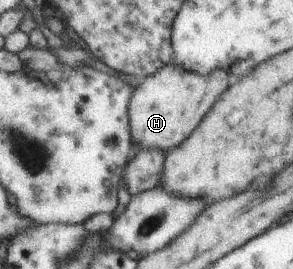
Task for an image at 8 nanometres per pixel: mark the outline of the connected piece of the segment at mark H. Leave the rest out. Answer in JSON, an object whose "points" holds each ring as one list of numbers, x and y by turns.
{"points":[[171,62,159,72,141,79,134,90,130,102,130,126,132,140,141,144,142,148,161,148,171,150,173,144,183,144,205,120,223,92,229,88,227,72,219,70,213,76,203,76,197,72,189,72]]}

